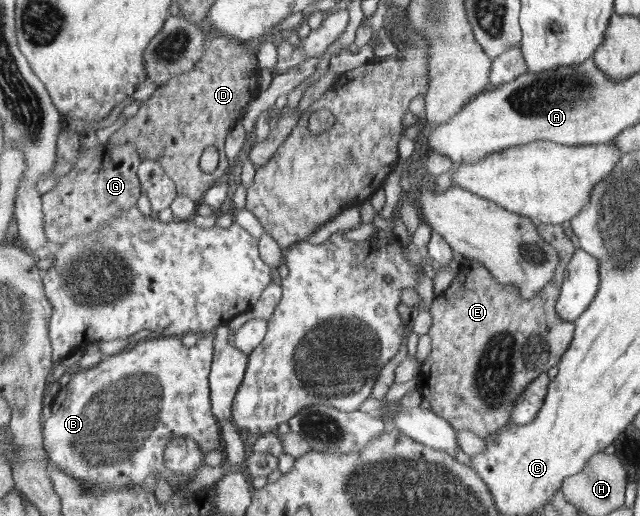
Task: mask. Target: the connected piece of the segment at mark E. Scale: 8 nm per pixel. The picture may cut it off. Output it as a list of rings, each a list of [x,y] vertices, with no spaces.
[[[567,238],[561,244],[563,246],[557,246],[561,250],[561,264],[555,272],[555,278],[531,300],[497,282],[491,270],[481,262],[467,259],[464,261],[469,266],[459,270],[447,290],[435,297],[431,304],[432,326],[428,334],[432,338],[432,352],[420,368],[416,388],[422,398],[431,404],[431,410],[445,418],[456,432],[470,431],[487,439],[507,428],[513,423],[515,400],[539,376],[558,365],[570,348],[576,331],[575,323],[566,322],[559,316],[557,301],[575,246]]]

